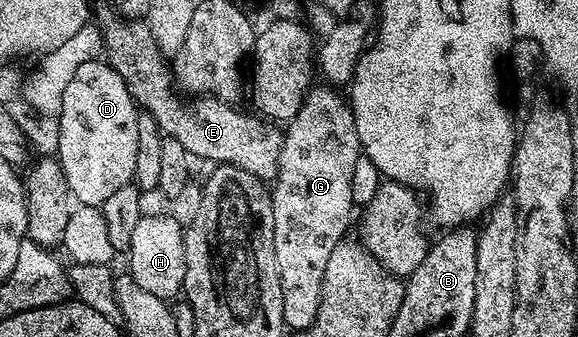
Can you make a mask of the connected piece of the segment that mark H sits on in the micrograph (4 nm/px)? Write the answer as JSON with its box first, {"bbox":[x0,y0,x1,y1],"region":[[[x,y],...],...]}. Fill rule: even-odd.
{"bbox":[127,214,185,301],"region":[[[142,214],[135,225],[127,253],[131,263],[129,274],[141,289],[166,301],[182,292],[185,275],[185,234],[184,226],[175,218],[169,215]]]}

